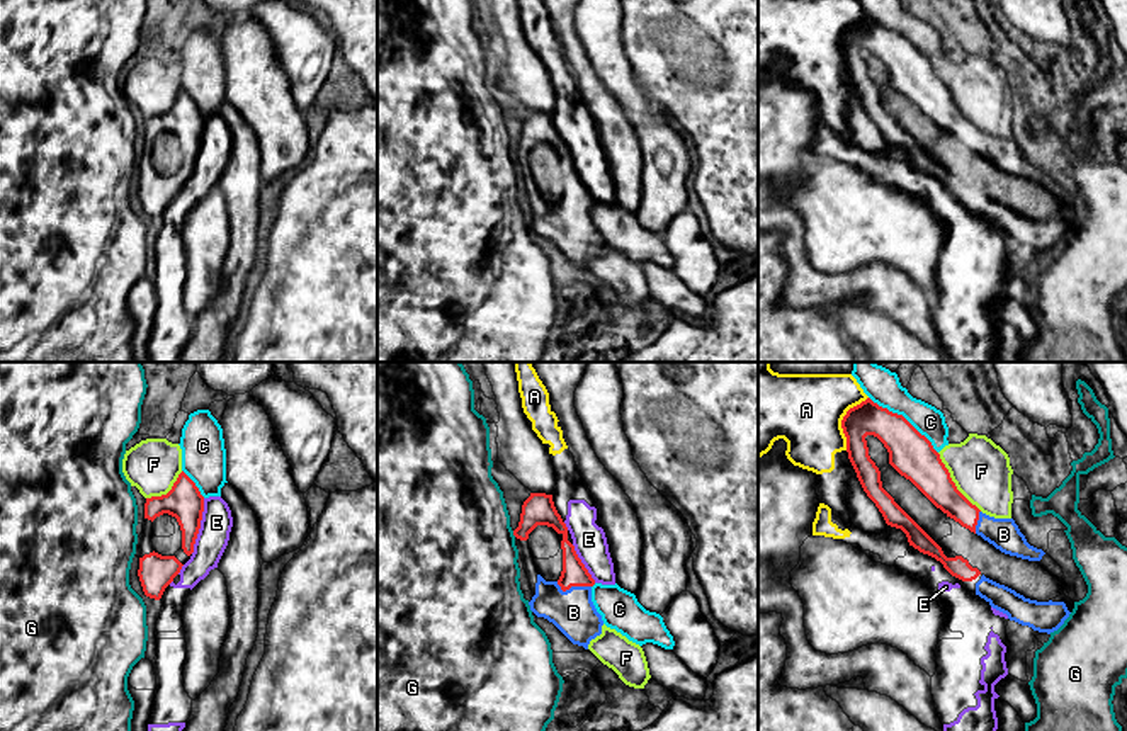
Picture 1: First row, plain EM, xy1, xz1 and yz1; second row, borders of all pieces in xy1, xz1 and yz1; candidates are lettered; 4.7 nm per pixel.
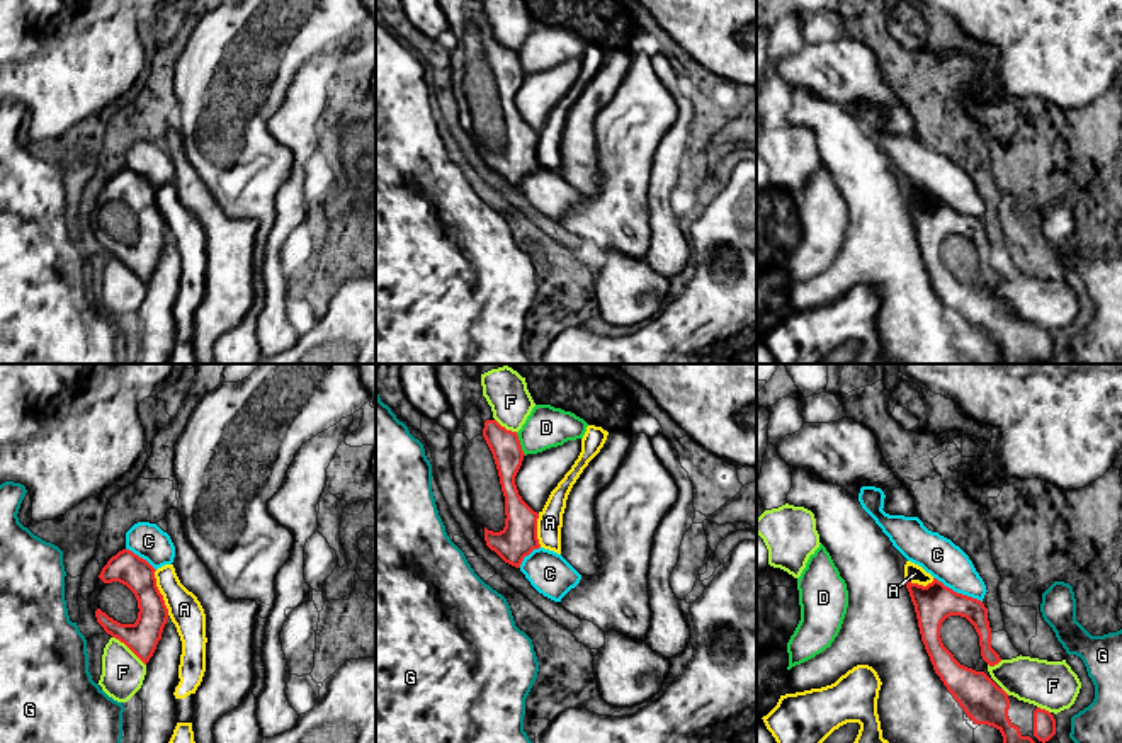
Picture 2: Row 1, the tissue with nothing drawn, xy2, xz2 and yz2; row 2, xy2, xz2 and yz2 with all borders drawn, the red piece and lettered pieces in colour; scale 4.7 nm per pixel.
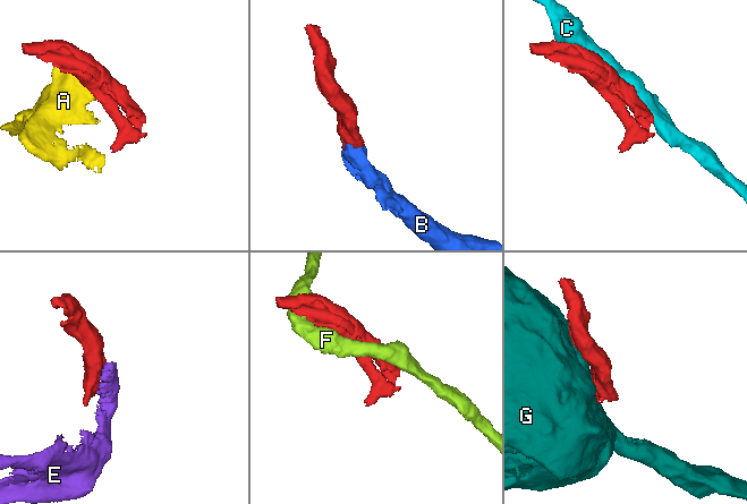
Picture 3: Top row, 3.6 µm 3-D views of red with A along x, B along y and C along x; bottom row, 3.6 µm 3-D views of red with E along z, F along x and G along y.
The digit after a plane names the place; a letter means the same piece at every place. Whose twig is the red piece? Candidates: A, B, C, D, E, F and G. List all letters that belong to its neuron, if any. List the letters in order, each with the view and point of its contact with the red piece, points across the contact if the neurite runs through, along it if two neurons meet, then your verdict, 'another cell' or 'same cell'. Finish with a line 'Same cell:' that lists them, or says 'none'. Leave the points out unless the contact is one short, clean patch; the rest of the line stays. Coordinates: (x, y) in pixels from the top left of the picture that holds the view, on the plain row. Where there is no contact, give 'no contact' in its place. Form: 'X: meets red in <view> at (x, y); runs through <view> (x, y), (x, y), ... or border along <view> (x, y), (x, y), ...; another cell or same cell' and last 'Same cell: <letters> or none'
A: meets red in yz1 at (842, 39); another cell
B: meets red in xz1 at (573, 204); same cell
C: meets red in yz1 at (903, 36); another cell
D: meets red in xz2 at (519, 63); border along xz2 (515, 51), (526, 73); another cell
E: meets red in xy1 at (199, 145); border along xy1 (204, 118), (199, 152), (191, 172); another cell
F: meets red in yz1 at (954, 102); another cell
G: meets red in xz1 at (514, 153); another cell
Same cell: B

